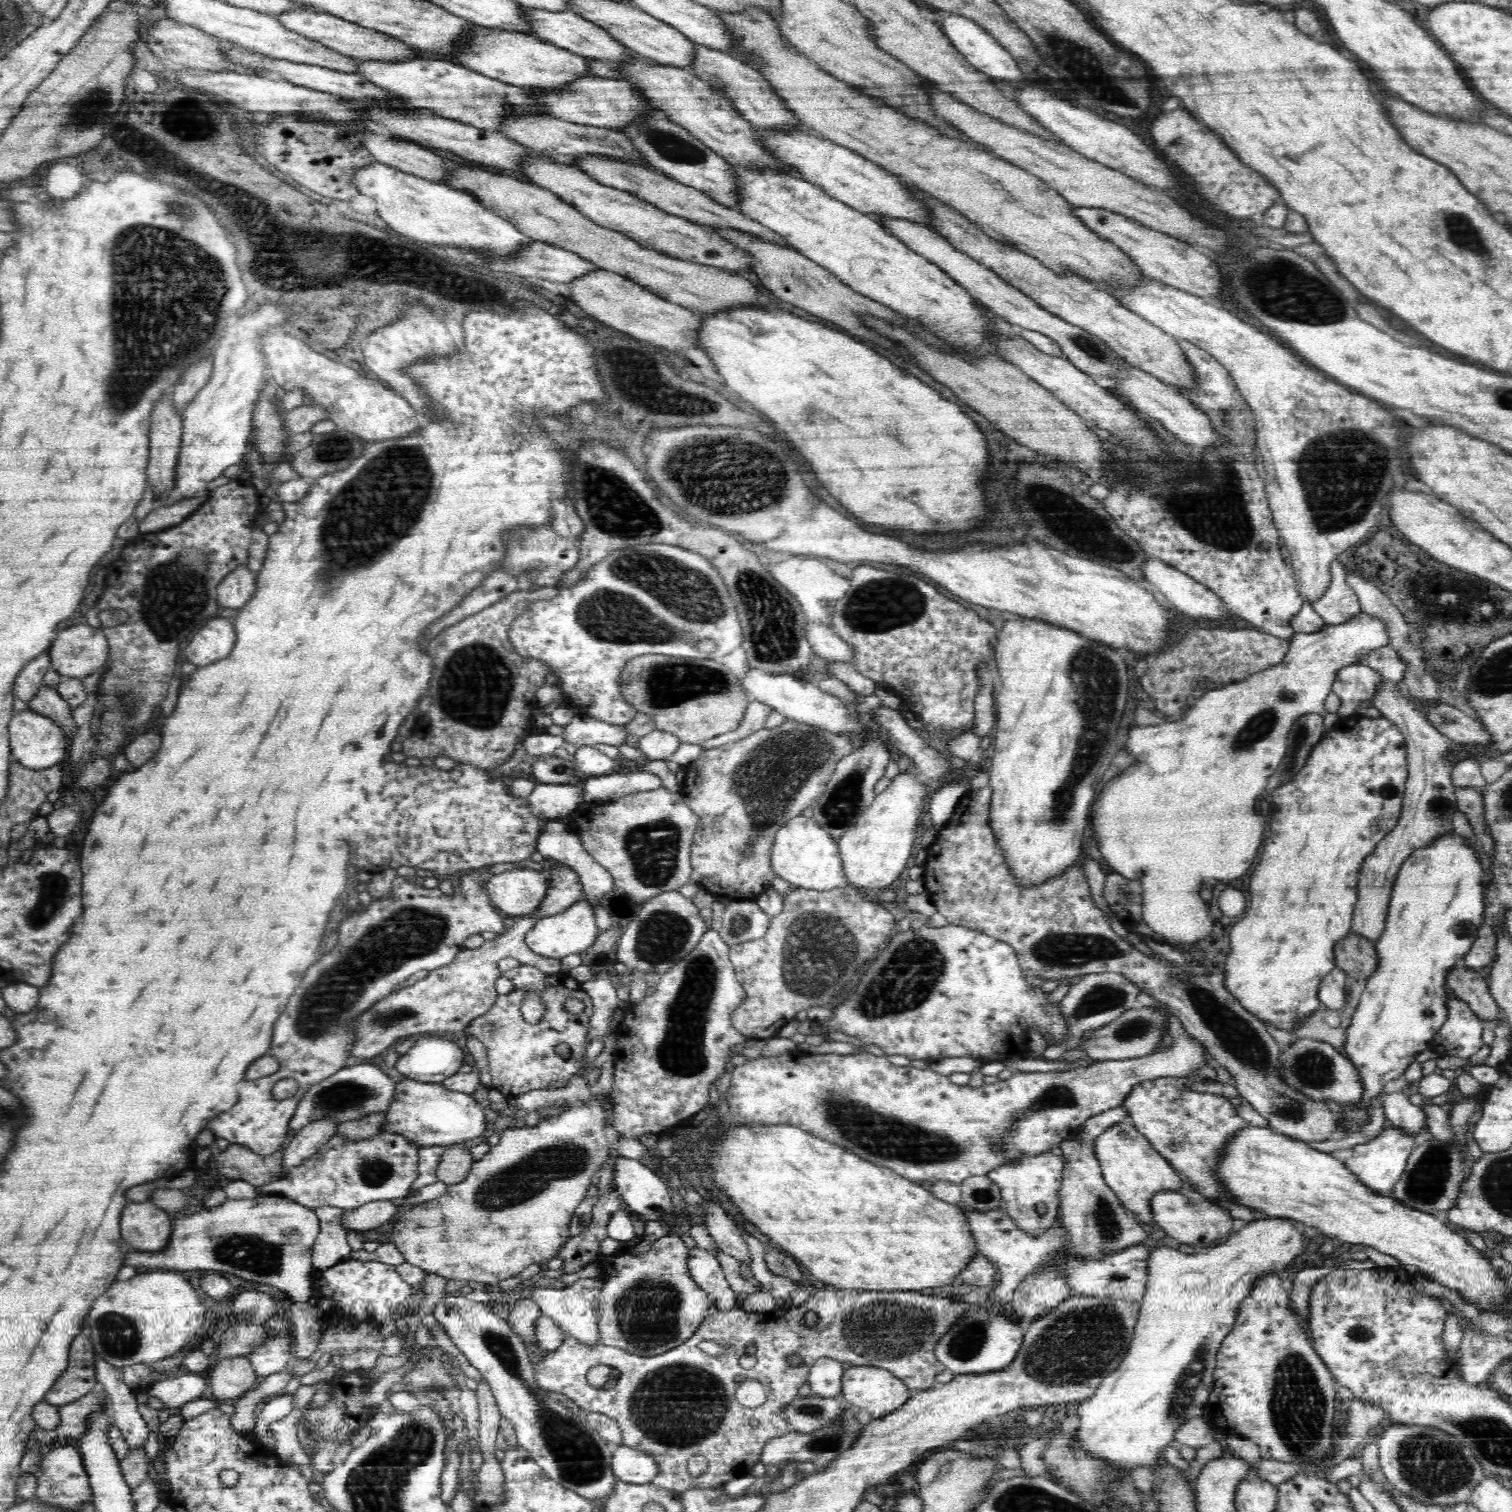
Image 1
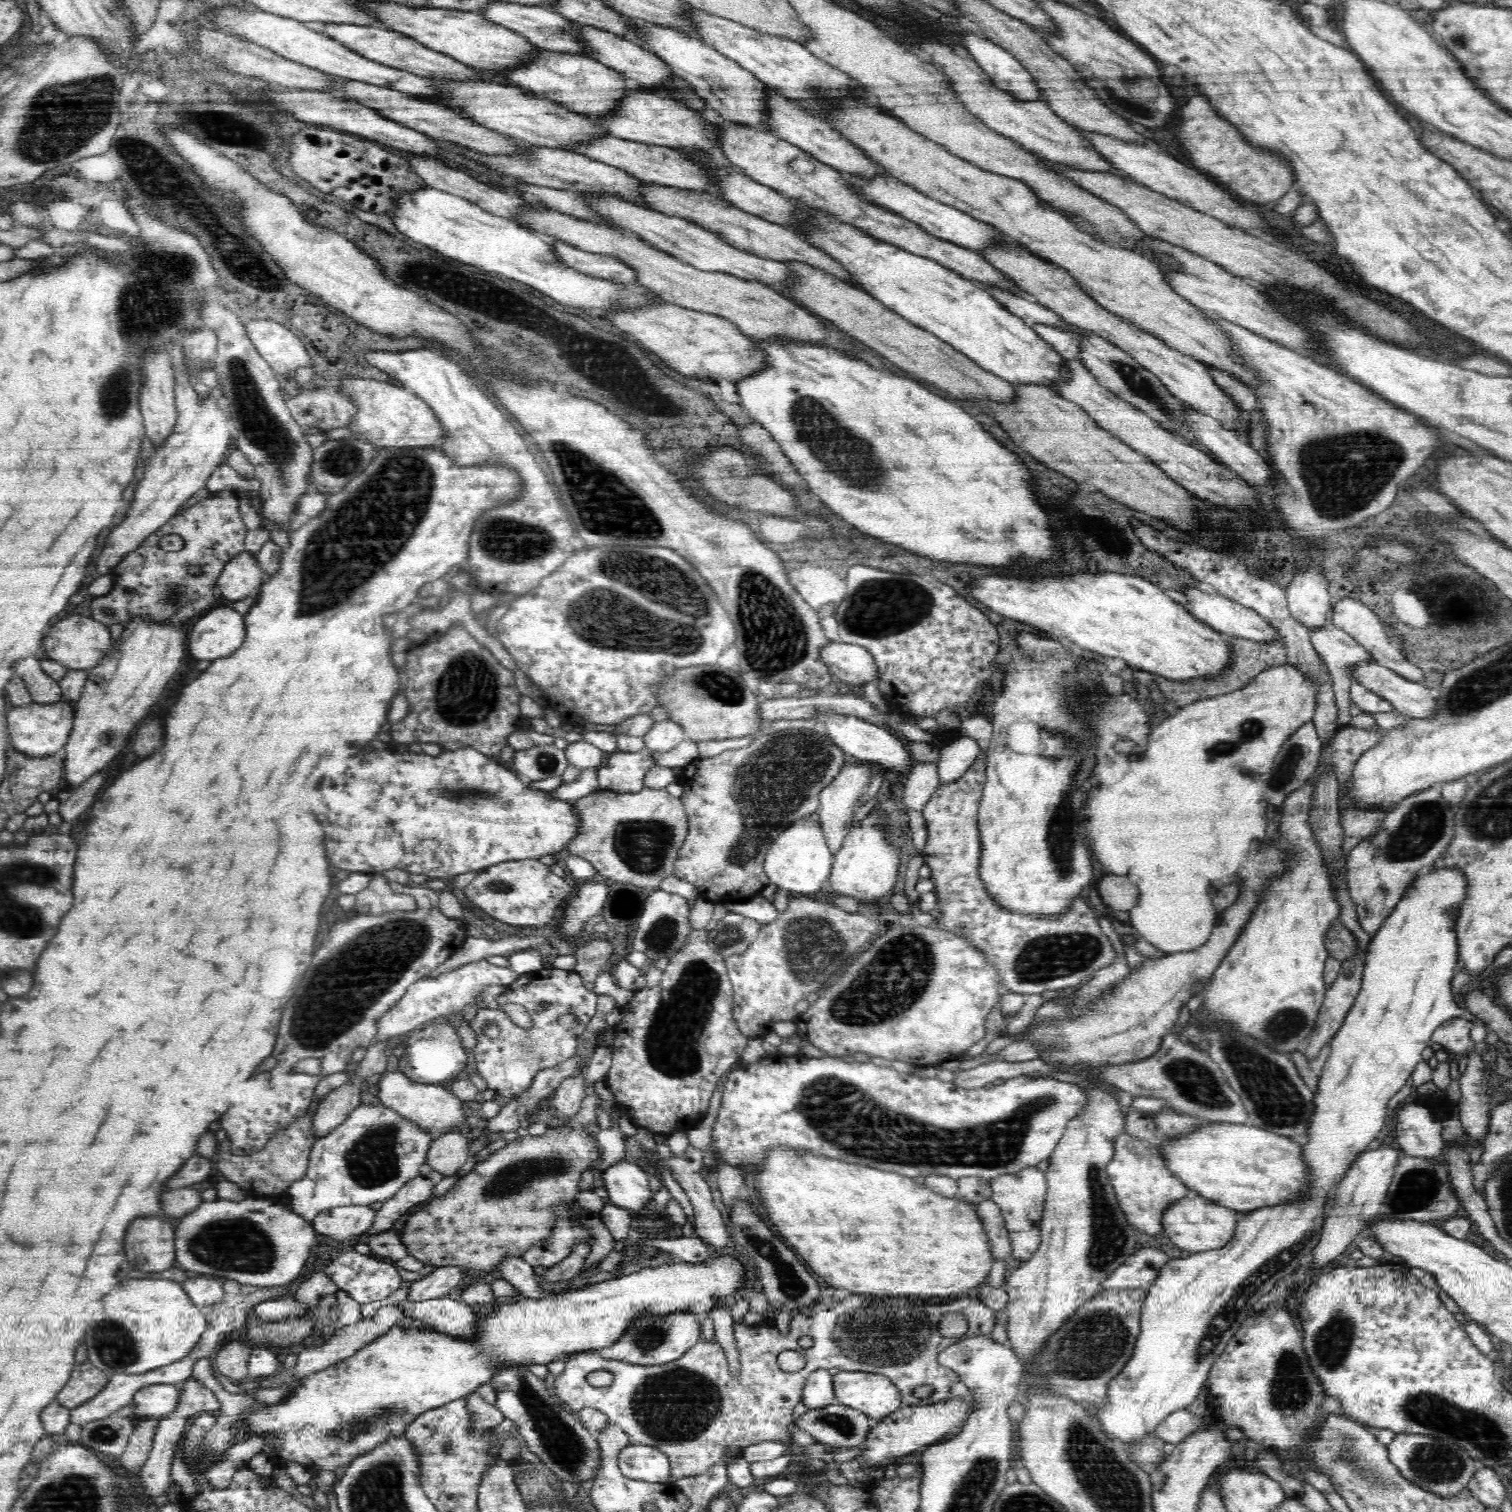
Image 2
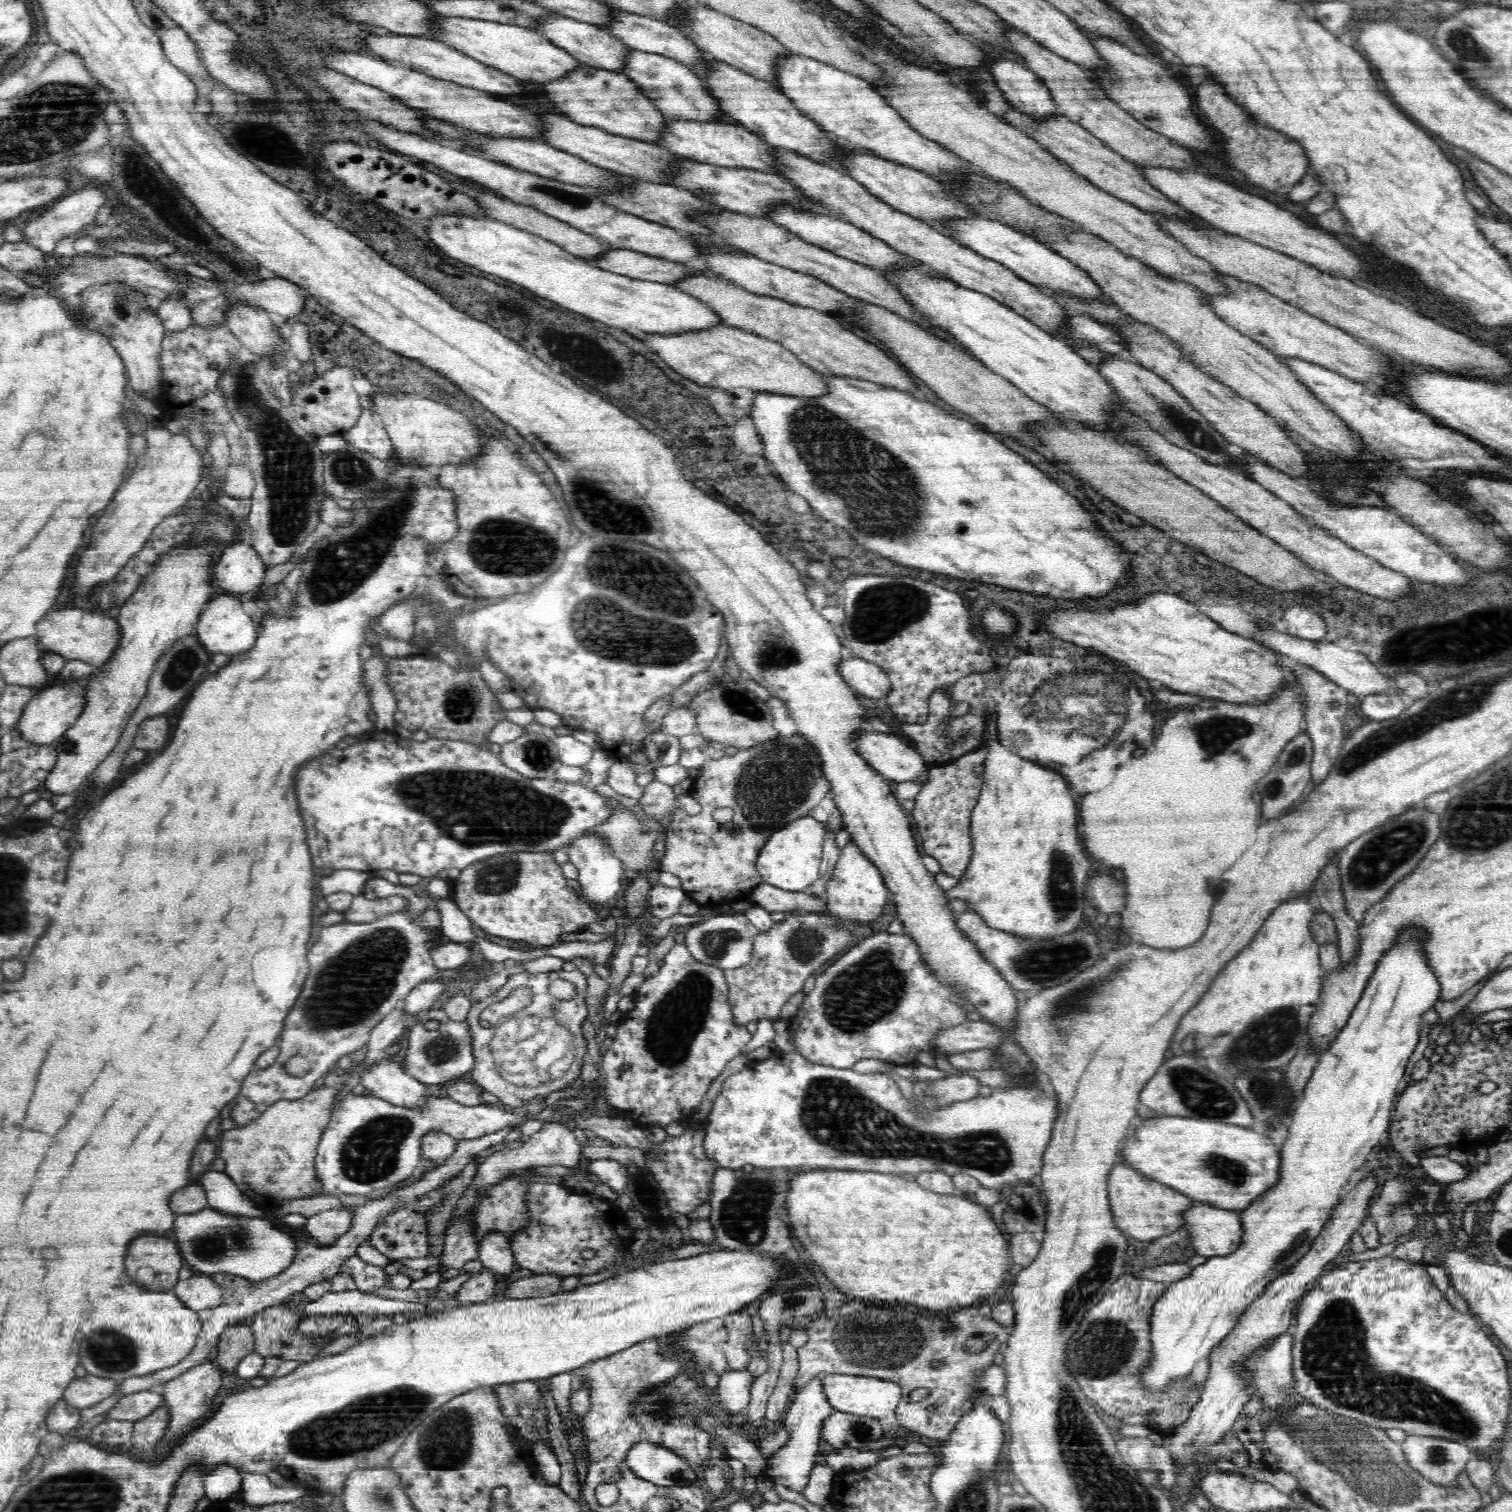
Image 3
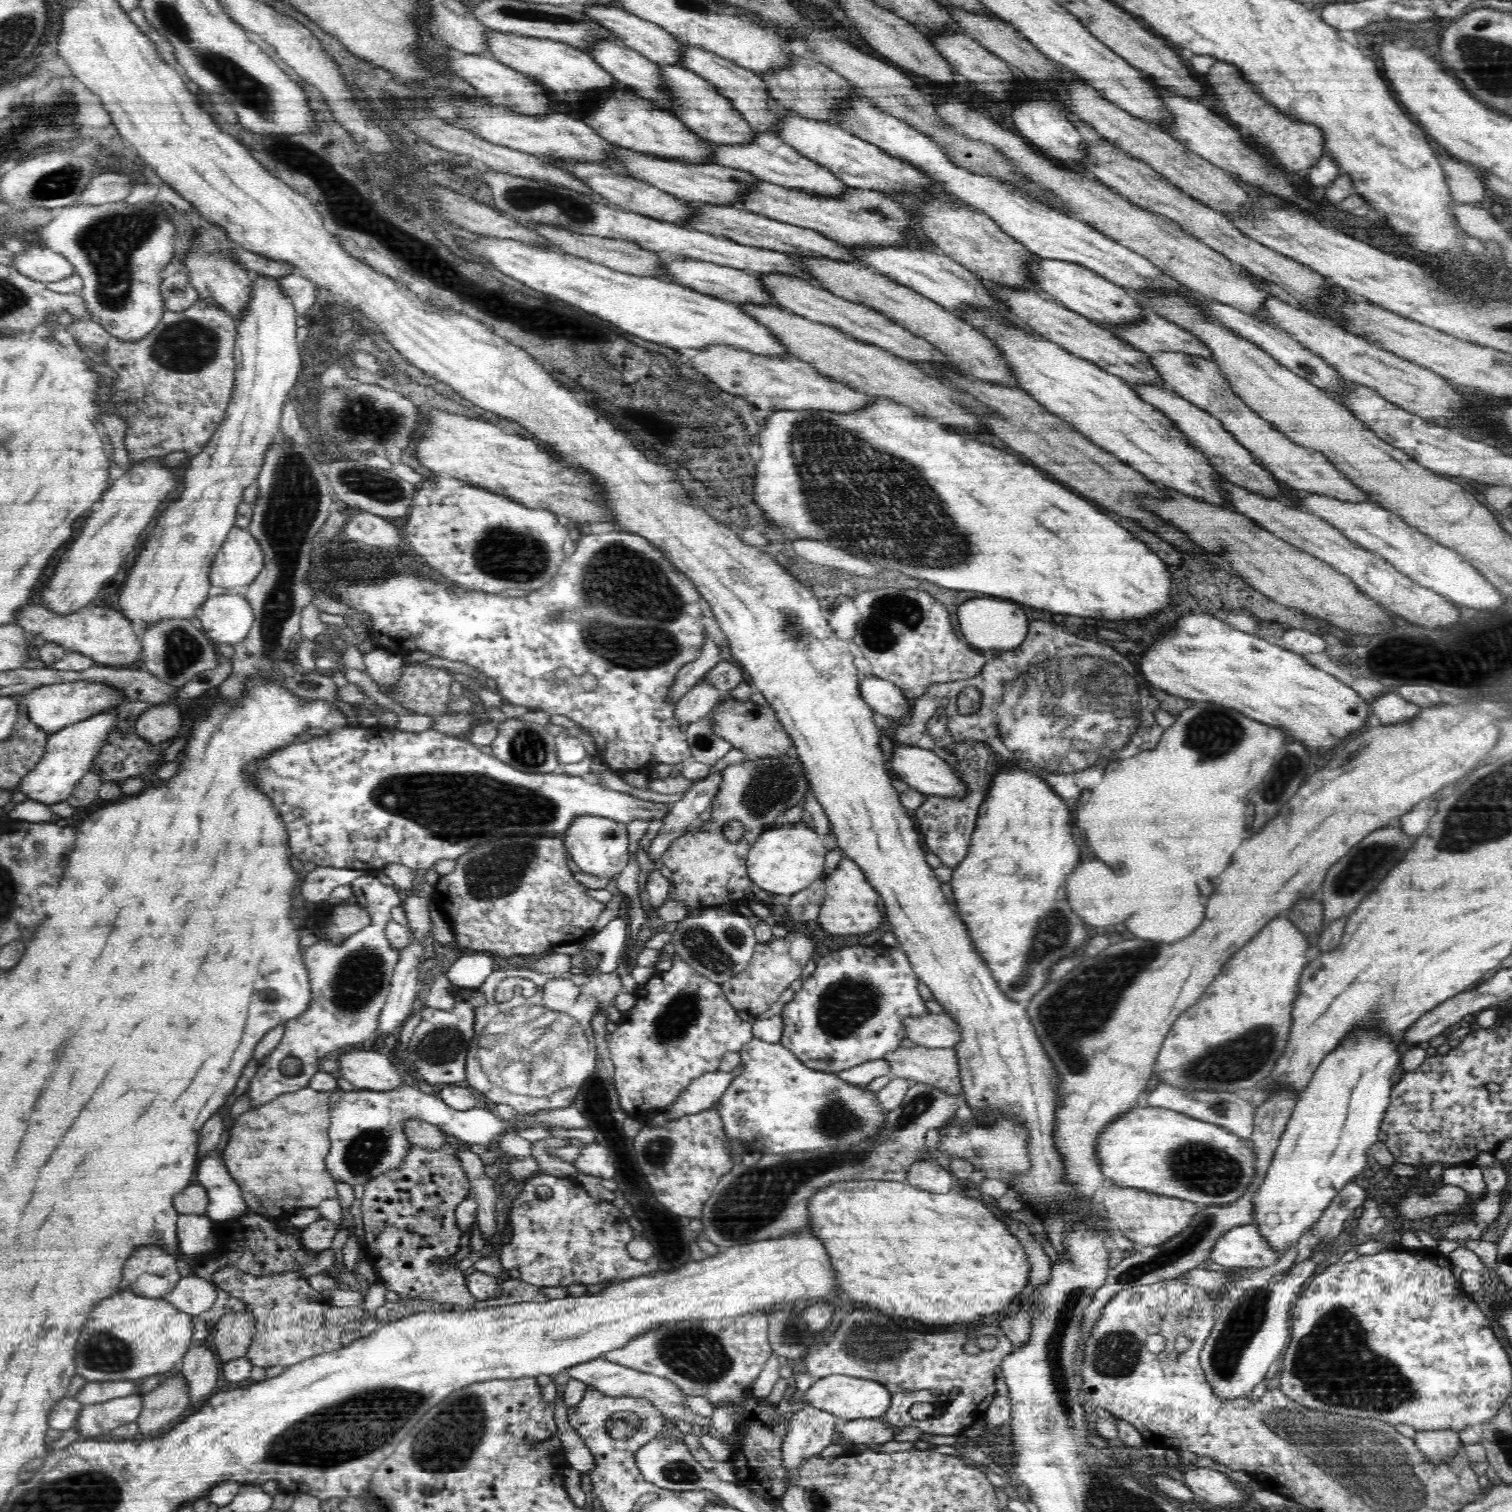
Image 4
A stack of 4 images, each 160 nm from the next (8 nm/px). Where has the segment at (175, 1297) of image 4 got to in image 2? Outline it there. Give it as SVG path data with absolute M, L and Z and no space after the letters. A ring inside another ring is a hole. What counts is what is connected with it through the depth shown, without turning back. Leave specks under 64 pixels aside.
M198 1275L196 1278L186 1279L182 1283L186 1295L192 1299L197 1307L204 1308L216 1304L224 1296L224 1280L208 1275Z

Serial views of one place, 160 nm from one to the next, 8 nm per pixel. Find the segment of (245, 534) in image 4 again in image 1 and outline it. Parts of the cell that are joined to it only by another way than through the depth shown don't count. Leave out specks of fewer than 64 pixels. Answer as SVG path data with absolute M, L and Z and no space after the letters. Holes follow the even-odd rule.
M240 565L224 577L217 588L217 602L224 608L242 608L257 589L257 573Z

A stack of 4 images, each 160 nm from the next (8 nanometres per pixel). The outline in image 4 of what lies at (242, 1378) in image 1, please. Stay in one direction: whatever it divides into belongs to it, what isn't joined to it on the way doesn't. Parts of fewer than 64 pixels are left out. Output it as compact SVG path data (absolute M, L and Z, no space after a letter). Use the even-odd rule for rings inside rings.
M250 1310L232 1312L218 1320L214 1334L216 1354L222 1363L246 1357L247 1349L256 1333L255 1320Z

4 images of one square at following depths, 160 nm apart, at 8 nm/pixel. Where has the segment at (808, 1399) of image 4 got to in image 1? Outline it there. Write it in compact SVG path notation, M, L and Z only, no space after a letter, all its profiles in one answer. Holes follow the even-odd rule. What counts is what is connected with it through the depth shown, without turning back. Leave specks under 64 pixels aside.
M852 1365L844 1371L844 1376L842 1376L840 1395L842 1401L856 1409L868 1411L874 1419L901 1408L912 1395L913 1393L906 1387L904 1381L885 1368Z

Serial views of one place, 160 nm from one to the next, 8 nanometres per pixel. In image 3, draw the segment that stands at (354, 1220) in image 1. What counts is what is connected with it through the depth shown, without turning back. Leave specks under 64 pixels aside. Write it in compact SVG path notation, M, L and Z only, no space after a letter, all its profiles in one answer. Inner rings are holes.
M324 1210L306 1220L306 1230L319 1244L330 1246L350 1230L354 1213L348 1210Z

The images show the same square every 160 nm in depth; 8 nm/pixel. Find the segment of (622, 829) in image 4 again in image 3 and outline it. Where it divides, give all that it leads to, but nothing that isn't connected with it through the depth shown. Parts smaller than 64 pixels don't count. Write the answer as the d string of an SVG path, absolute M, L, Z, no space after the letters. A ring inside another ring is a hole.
M588 830L585 834L572 840L570 844L566 844L563 850L567 851L569 861L578 867L577 880L580 883L578 890L582 891L582 896L585 896L586 900L593 900L595 903L603 905L610 898L614 898L615 894L618 894L625 869L624 861L620 857L614 857L616 853L612 847L607 848L605 837Z

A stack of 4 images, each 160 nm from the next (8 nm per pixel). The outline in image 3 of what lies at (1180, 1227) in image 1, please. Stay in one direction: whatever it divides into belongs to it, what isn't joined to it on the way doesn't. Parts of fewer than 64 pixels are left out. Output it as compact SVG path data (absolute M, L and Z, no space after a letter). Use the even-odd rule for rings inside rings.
M1195 1202L1190 1211L1184 1212L1184 1221L1191 1247L1207 1258L1233 1253L1244 1236L1240 1213L1236 1211Z

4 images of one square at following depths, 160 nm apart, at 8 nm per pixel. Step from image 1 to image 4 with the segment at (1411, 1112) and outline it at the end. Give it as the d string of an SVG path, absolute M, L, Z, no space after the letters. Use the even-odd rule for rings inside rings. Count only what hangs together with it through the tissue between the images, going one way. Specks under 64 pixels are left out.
M1481 1165L1474 1168L1454 1167L1447 1170L1441 1175L1441 1182L1445 1185L1458 1186L1467 1192L1473 1203L1482 1201L1486 1196L1487 1185L1484 1183L1484 1176L1481 1172Z

